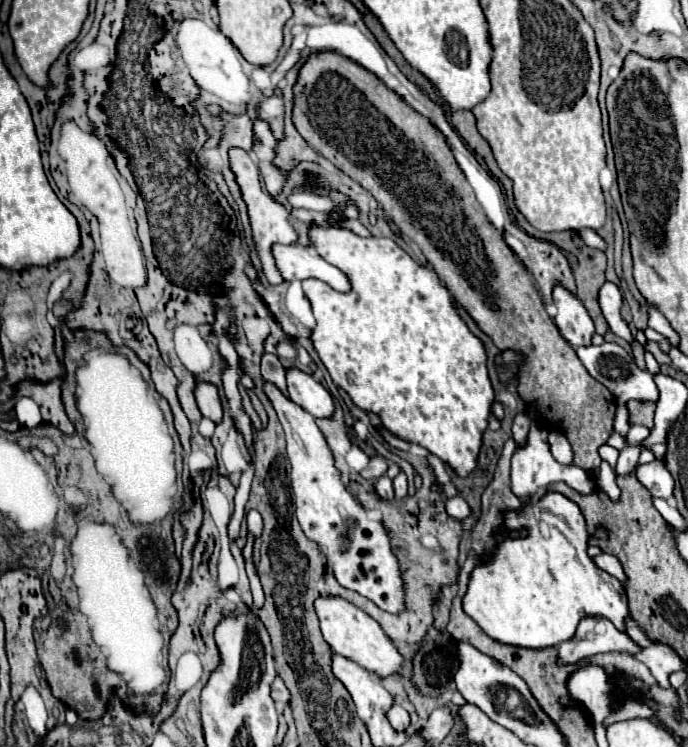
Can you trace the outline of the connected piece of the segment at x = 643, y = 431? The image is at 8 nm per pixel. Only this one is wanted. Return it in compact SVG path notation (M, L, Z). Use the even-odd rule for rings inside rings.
M633 425L627 433L627 443L643 443L643 439L647 439L649 429L643 425Z

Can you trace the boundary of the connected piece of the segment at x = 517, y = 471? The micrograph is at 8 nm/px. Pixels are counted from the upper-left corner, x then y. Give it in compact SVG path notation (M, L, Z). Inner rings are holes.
M531 423L525 445L515 449L515 453L511 458L510 477L512 491L522 502L532 498L533 495L537 495L537 491L541 491L543 487L547 487L549 483L555 483L555 481L565 481L569 487L573 487L579 493L595 491L595 483L589 479L589 475L581 467L561 465L561 463L555 461L555 457L549 451L547 429L541 427L539 423ZM527 479L529 479L529 485L527 485Z

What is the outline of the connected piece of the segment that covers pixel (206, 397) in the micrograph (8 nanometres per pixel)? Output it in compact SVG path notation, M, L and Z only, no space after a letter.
M195 379L195 401L197 401L199 411L201 411L205 417L209 417L209 419L215 421L215 423L221 421L223 409L221 409L221 401L219 401L217 387L215 387L215 385Z

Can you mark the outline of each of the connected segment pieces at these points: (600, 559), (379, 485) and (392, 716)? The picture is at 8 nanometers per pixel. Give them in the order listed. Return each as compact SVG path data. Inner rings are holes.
M597 555L597 557L593 557L593 561L595 561L595 565L597 565L599 569L603 569L603 571L607 571L609 575L617 577L617 579L625 585L627 575L625 575L625 571L623 571L623 567L621 567L621 563L619 563L617 557L613 557L613 555Z
M383 475L383 477L379 477L379 479L375 481L375 491L377 491L379 497L385 499L385 501L393 501L393 499L395 499L395 495L393 495L393 485L391 485L391 479L389 479L387 475Z
M393 703L393 705L391 705L391 711L387 711L387 721L389 721L391 727L395 727L397 731L409 729L409 713L407 713L399 703Z

